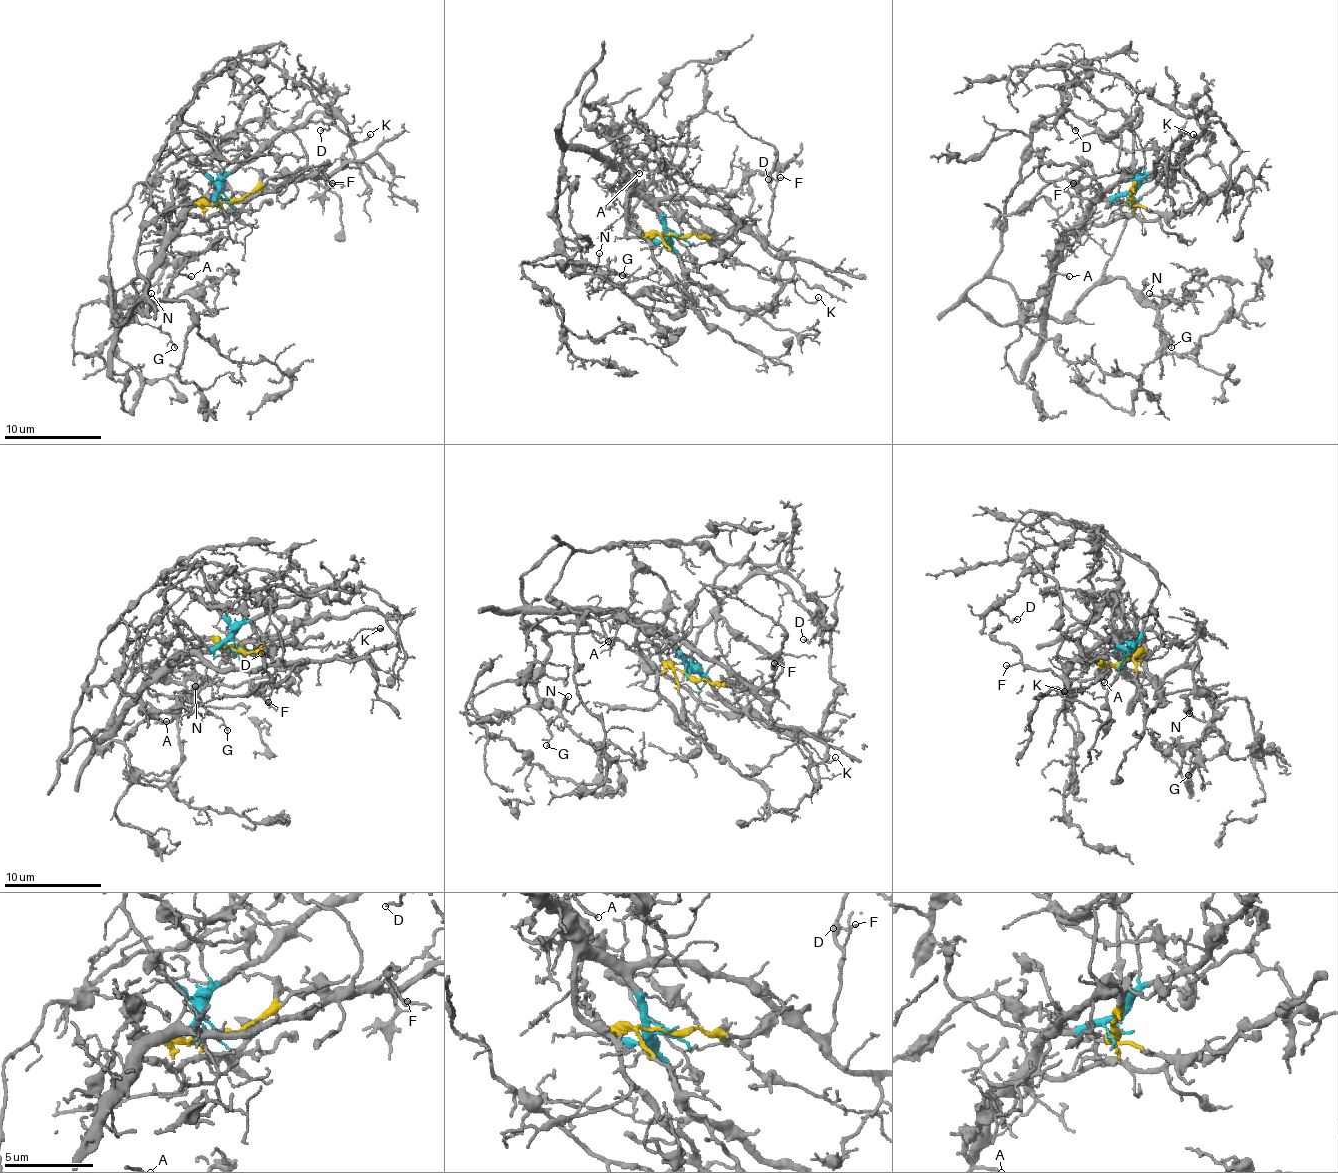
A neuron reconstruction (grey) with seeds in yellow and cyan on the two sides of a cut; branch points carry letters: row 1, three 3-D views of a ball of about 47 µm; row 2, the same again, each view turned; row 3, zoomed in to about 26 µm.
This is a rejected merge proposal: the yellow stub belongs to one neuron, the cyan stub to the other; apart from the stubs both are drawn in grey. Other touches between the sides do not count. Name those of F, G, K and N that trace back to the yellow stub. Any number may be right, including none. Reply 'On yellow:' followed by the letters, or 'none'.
On yellow: G, K, N

